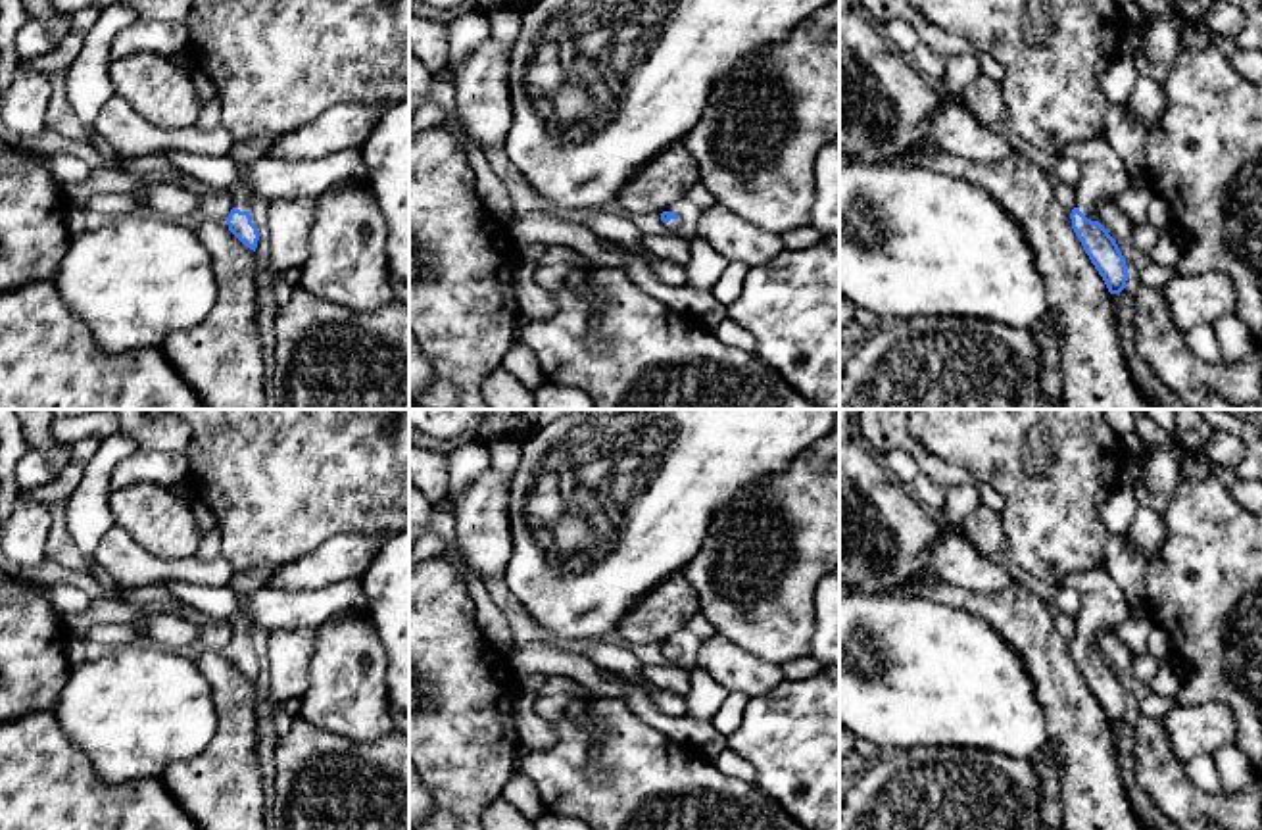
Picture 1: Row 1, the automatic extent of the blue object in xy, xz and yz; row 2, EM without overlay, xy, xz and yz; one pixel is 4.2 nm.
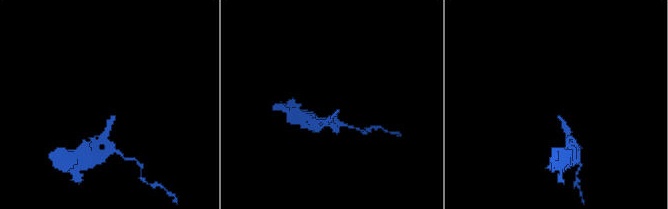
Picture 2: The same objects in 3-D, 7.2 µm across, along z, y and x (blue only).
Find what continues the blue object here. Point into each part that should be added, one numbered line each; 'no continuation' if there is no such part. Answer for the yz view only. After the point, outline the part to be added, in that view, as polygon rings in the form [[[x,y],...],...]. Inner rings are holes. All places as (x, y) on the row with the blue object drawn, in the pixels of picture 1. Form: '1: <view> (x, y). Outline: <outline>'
1: yz (1105, 177). Outline: [[[1101,134],[1068,144],[1062,154],[1078,159],[1081,165],[1076,208],[1087,219],[1101,204],[1116,200],[1131,183],[1122,158]]]

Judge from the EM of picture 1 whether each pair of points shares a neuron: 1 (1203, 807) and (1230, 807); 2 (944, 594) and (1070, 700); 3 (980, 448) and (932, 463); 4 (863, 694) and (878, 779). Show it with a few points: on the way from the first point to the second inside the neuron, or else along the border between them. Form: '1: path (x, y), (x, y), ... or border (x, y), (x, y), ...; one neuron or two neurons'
1: path (1209, 807), (1224, 807); one neuron
2: path (980, 604), (997, 610), (1049, 663); one neuron
3: border (909, 431), (936, 456), (963, 467), (982, 483); two neurons
4: border (928, 746), (894, 748), (884, 754); two neurons

